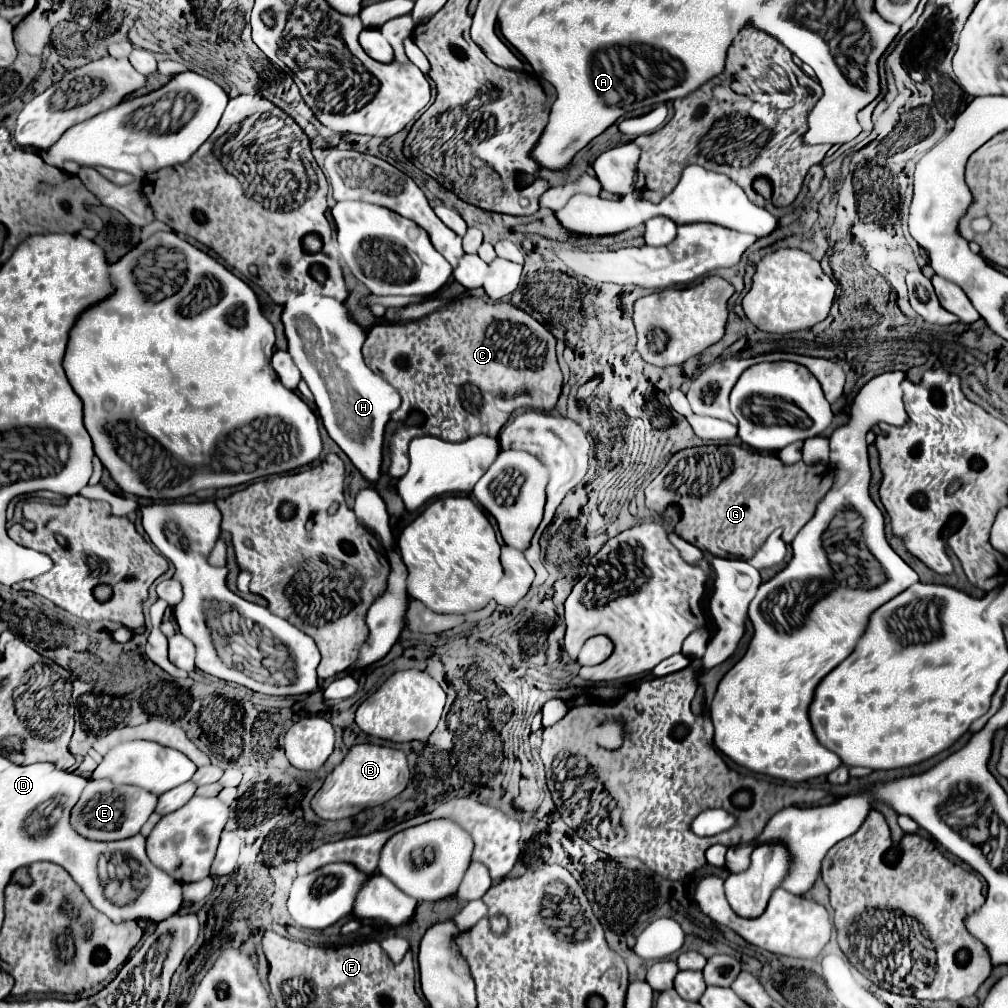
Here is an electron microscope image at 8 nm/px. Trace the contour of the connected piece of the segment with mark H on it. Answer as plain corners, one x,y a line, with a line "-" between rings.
300,293
288,297
282,307
280,319
288,339
288,353
314,395
328,435
348,455
362,477
376,483
382,469
384,429
390,413
400,407
400,395
364,363
360,349
368,331
350,313
300,313

